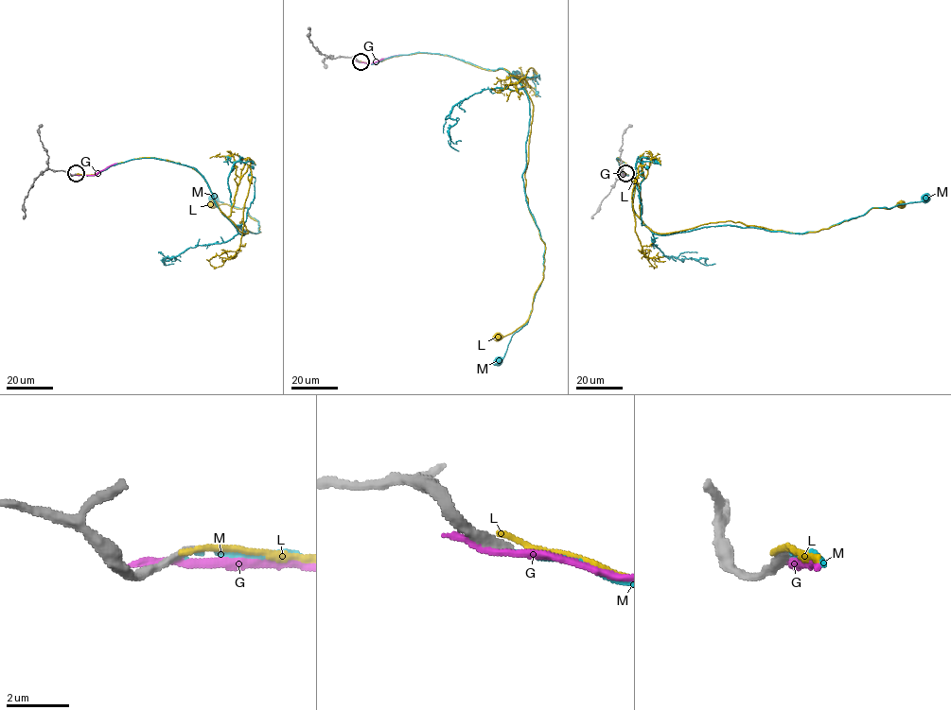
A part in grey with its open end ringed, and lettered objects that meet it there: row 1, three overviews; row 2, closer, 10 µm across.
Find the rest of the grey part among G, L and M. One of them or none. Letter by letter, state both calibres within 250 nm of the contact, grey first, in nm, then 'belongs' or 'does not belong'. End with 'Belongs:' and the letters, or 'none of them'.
G: calibres 400 and 320 nm; does not belong
L: calibres 320 and 200 nm; does not belong
M: calibres 300 and 120 nm; does not belong
Belongs: none of them

